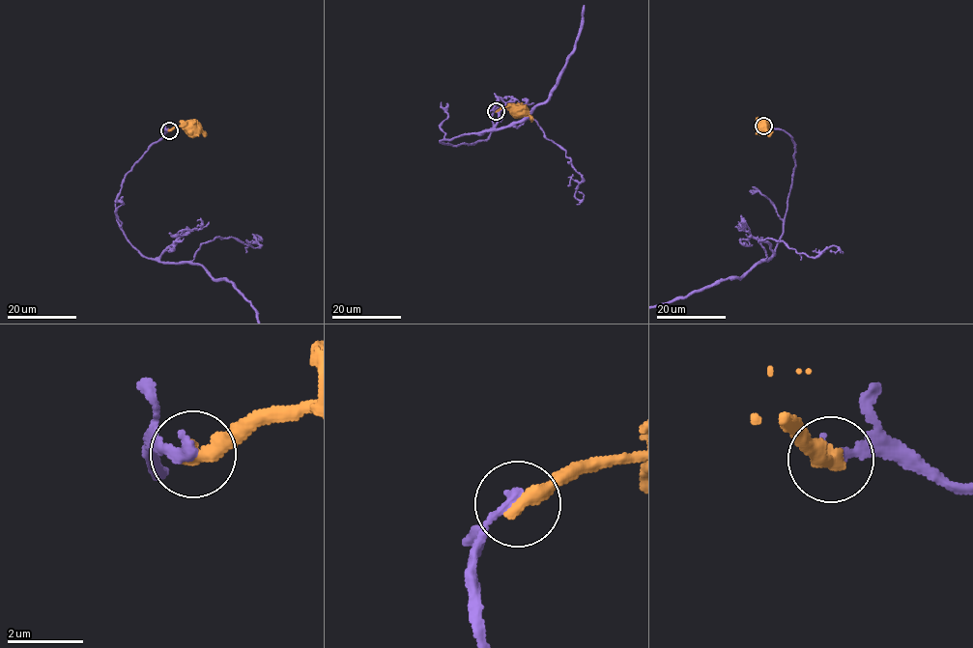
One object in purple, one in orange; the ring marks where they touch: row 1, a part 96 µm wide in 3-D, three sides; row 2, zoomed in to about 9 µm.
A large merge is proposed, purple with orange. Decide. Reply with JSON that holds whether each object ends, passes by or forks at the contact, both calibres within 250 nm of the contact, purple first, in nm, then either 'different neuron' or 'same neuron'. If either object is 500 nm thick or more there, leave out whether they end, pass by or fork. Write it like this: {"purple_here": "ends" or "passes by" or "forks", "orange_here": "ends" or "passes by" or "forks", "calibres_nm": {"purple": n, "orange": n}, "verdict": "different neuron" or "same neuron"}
{"purple_here": "ends", "orange_here": "ends", "calibres_nm": {"purple": 280, "orange": 460}, "verdict": "different neuron"}

